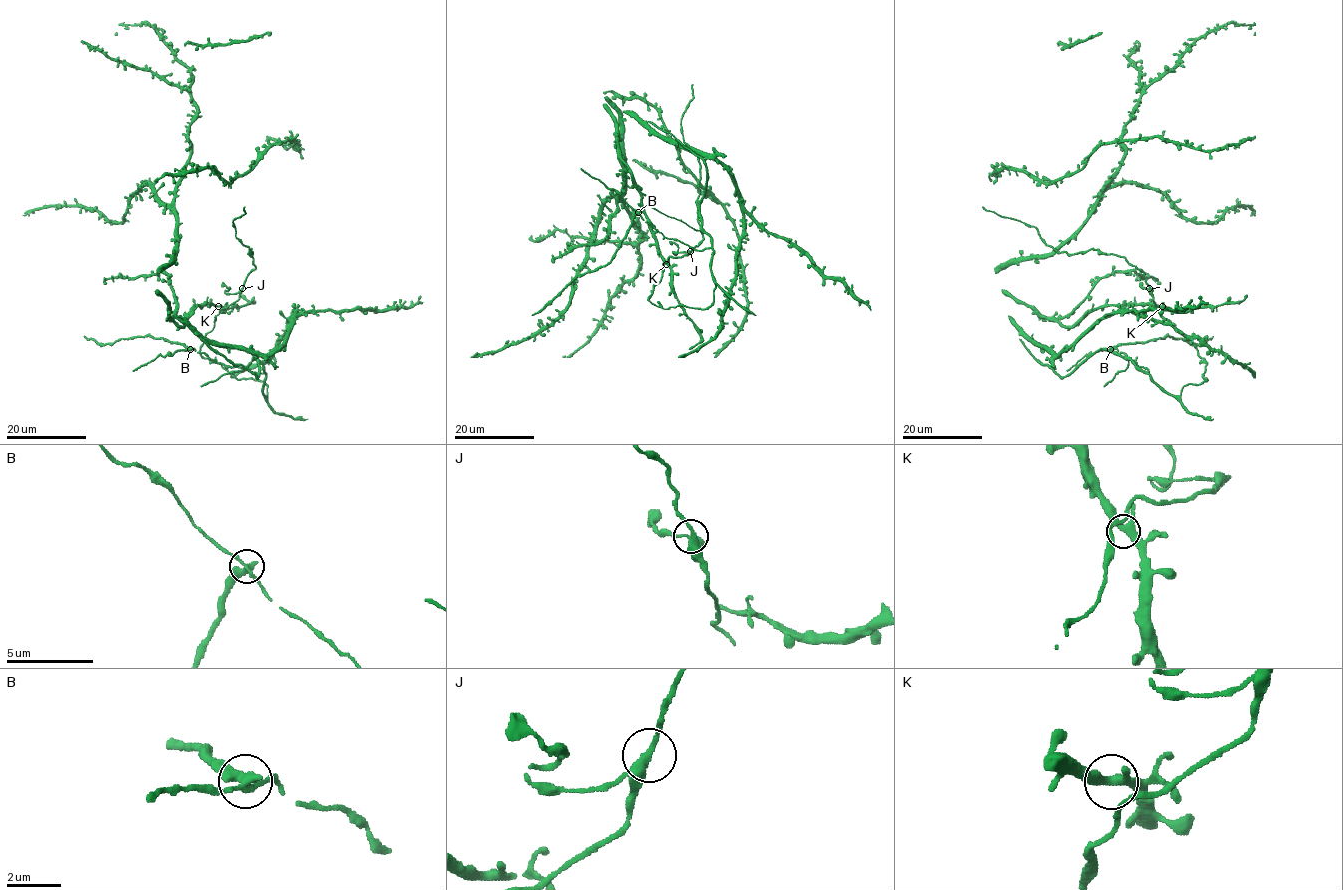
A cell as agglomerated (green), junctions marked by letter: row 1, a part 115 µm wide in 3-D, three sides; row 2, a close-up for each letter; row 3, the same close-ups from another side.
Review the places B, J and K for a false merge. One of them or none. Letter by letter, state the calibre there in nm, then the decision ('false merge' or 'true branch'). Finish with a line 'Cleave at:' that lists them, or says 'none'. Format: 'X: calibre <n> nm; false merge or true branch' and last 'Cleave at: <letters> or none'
B: calibre 300 nm; false merge
J: calibre 300 nm; true branch
K: calibre 320 nm; true branch
Cleave at: B

